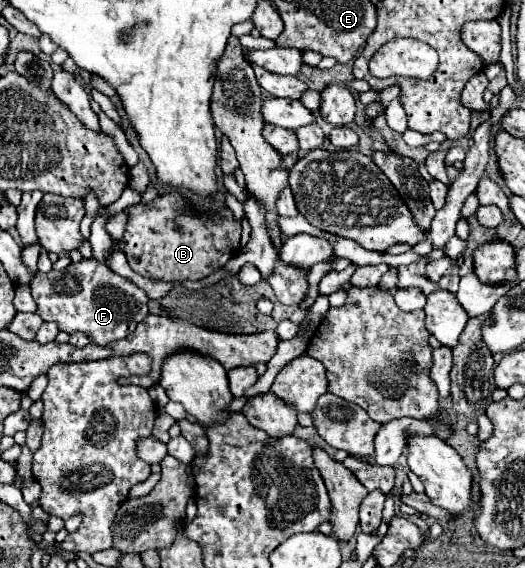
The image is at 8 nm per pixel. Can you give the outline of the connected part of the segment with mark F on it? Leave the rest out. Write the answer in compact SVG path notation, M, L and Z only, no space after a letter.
M93 260L71 262L63 272L51 270L47 274L37 272L29 284L37 302L37 314L43 320L57 322L59 330L67 334L85 332L95 344L109 344L113 340L129 336L135 326L149 314L147 294L127 278L115 274L107 264Z

